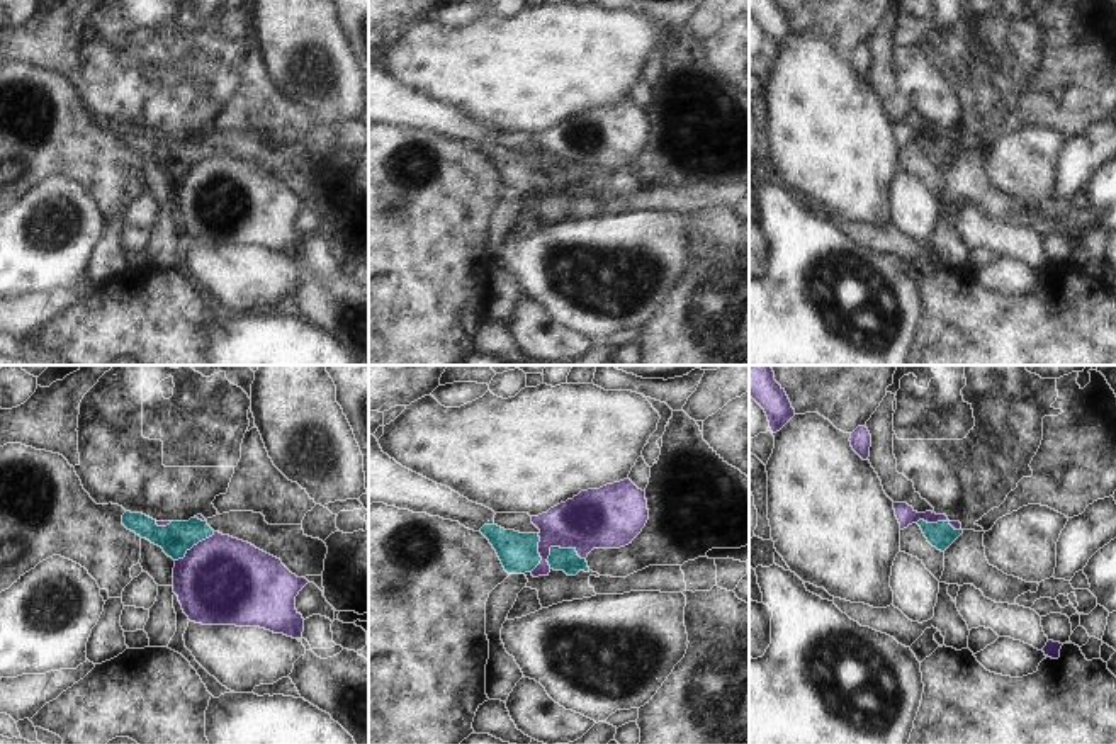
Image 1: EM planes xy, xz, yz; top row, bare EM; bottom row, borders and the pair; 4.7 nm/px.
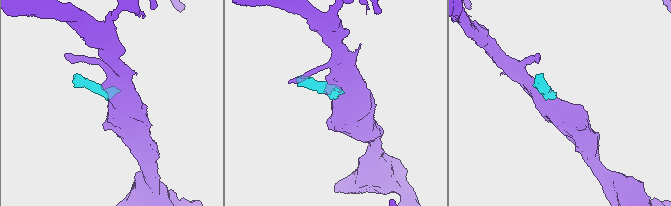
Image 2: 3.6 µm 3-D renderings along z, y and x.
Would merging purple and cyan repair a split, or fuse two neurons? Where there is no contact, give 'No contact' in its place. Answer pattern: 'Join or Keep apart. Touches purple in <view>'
Keep apart. Touches purple in xz

